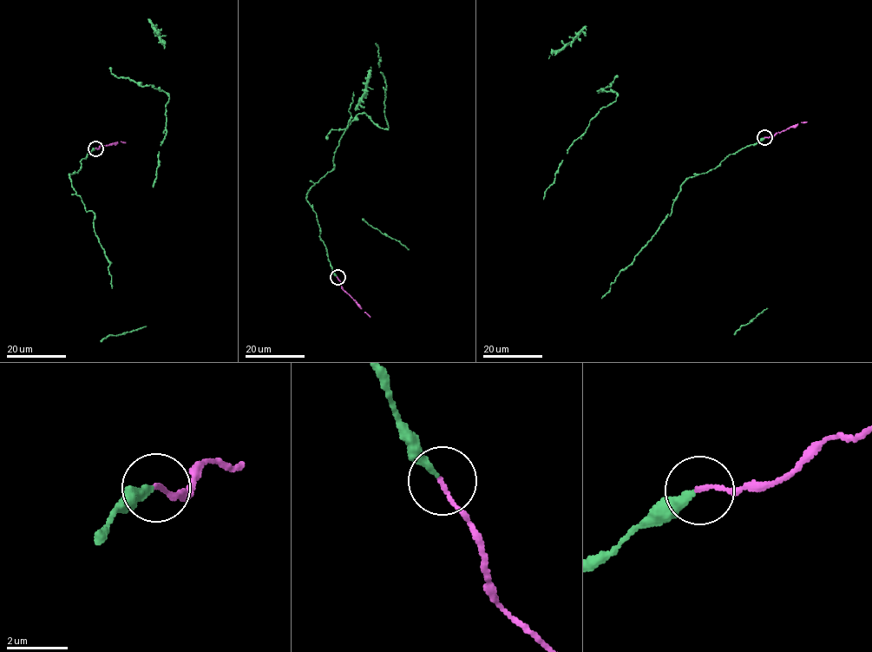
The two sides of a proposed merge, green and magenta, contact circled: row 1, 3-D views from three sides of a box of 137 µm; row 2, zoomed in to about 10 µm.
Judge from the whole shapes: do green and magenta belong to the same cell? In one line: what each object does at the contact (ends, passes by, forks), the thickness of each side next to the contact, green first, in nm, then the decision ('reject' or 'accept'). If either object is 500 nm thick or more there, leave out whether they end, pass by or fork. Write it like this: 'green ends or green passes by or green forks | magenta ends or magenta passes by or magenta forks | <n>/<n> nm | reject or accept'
green ends | magenta ends | 260/130 nm | accept

